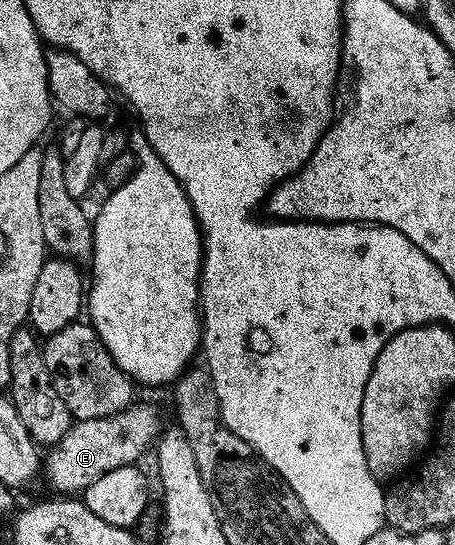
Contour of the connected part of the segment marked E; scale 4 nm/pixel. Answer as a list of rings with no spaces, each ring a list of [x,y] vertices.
[[[135,403],[116,417],[80,421],[64,435],[60,444],[49,450],[44,461],[44,481],[58,495],[84,495],[104,475],[129,465],[137,466],[146,452],[153,450],[164,432],[162,413],[150,405]]]

